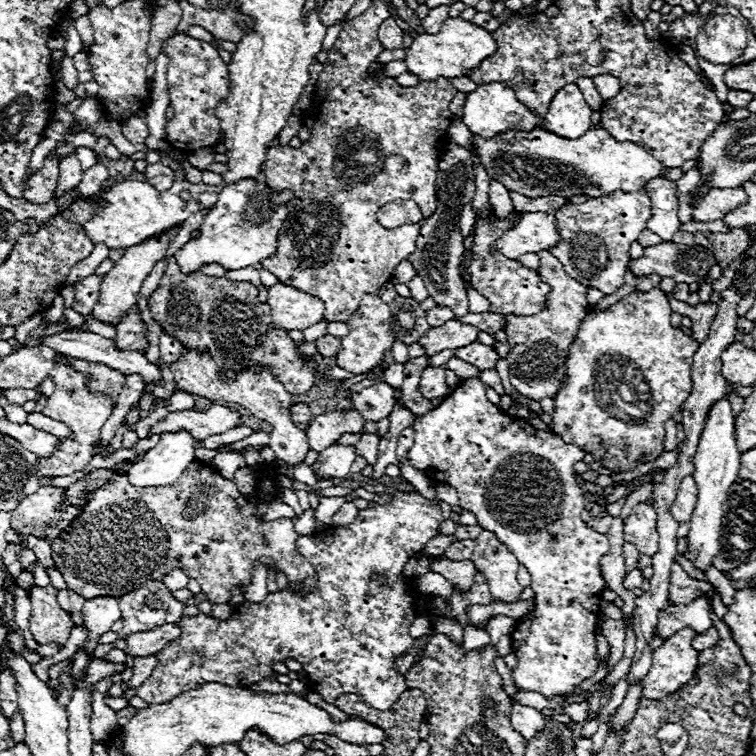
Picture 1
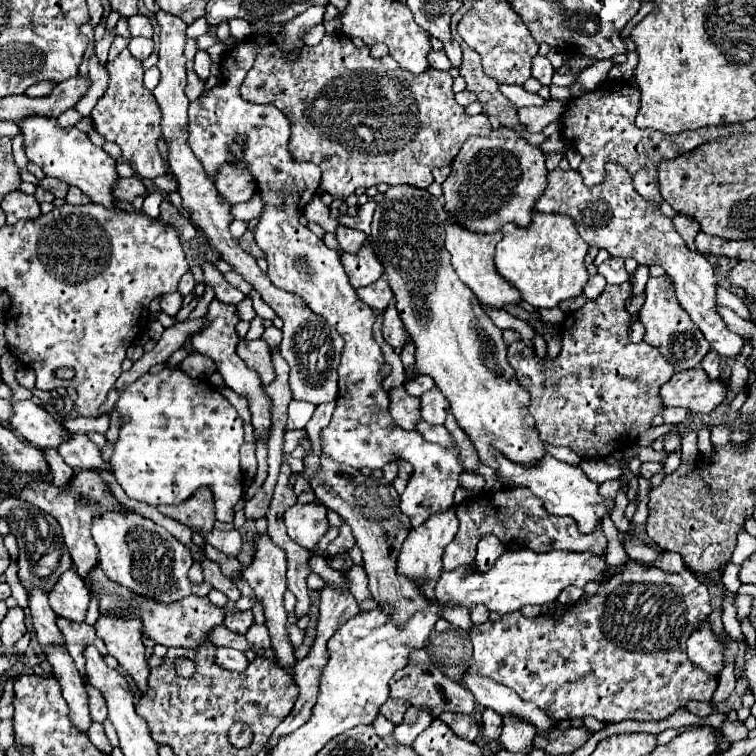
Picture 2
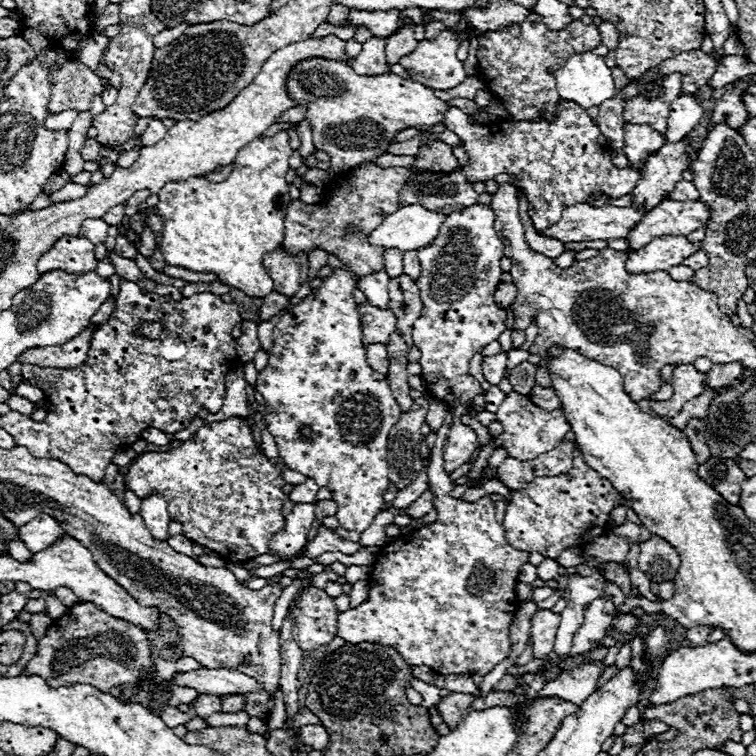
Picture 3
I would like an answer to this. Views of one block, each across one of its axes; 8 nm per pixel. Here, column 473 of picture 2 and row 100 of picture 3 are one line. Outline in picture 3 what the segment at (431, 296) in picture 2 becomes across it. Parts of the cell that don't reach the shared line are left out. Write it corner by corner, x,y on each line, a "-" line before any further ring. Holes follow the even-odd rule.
302,60
288,76
288,96
304,106
304,118
312,126
314,146
332,158
332,176
344,174
354,164
372,160
386,152
392,138
404,128
430,128
444,120
448,104
438,100
430,88
392,72
380,76
358,76
346,62

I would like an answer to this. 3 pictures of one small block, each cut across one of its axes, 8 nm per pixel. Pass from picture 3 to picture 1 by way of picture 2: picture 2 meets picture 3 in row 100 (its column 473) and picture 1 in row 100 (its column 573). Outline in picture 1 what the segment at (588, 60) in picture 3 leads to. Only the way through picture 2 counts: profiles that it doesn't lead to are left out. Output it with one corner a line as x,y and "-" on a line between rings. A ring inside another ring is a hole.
566,84
552,98
544,128
562,138
578,138
592,128
590,116
592,108
584,102
580,88
576,84

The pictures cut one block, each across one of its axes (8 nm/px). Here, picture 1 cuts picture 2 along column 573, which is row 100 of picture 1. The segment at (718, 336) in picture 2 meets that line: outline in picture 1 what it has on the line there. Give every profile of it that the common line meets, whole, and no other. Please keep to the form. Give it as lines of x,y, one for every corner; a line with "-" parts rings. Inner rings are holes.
176,32
162,44
162,52
170,58
170,64
166,68
166,80
168,80
170,106
174,108
174,116
166,122
168,144
184,152
196,152
200,148
210,148
218,144
220,120
216,118
214,110
218,100
226,98
230,90
228,70
218,50
208,42

